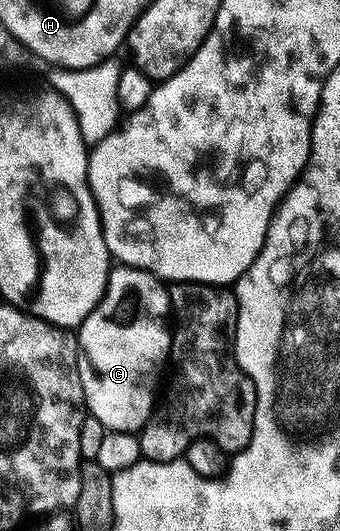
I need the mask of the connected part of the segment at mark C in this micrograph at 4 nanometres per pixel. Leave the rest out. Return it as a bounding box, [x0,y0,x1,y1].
[76,266,172,434]

